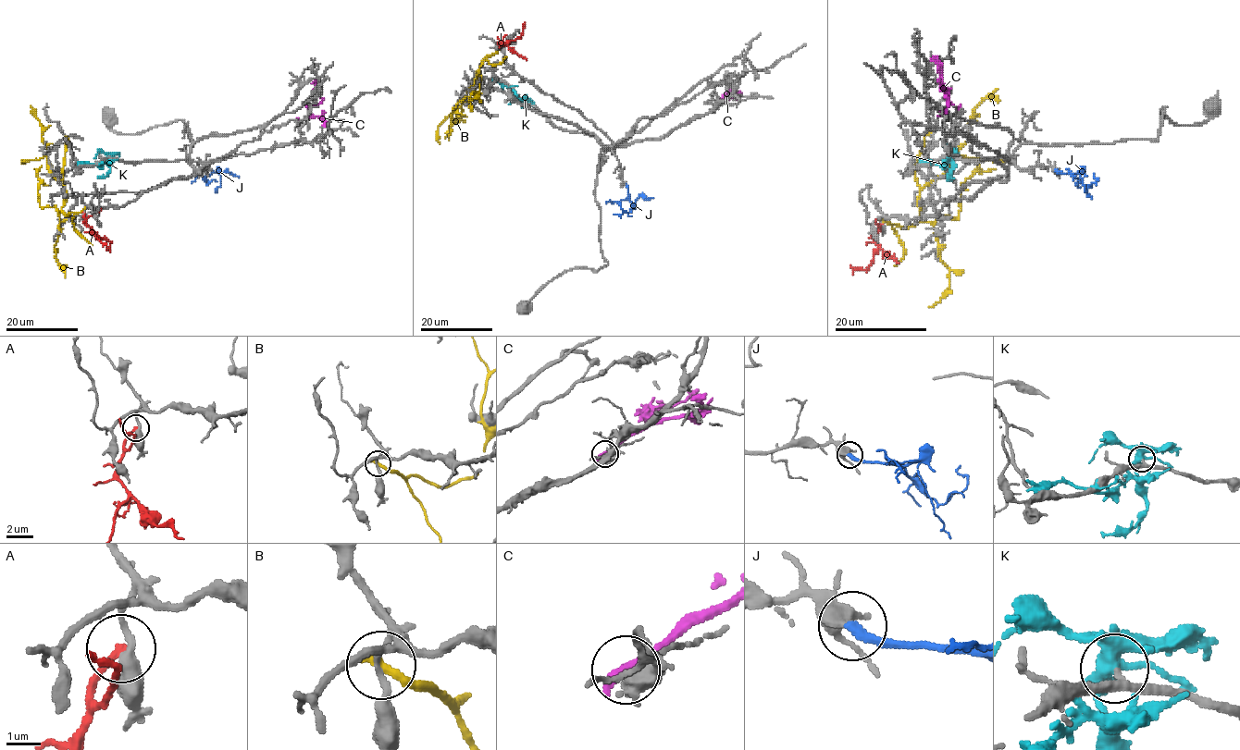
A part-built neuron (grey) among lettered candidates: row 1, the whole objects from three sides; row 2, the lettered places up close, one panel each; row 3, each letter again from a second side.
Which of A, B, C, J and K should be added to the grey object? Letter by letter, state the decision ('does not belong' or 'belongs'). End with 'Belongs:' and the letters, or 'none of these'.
A: does not belong
B: does not belong
C: does not belong
J: belongs
K: does not belong
Belongs: J

